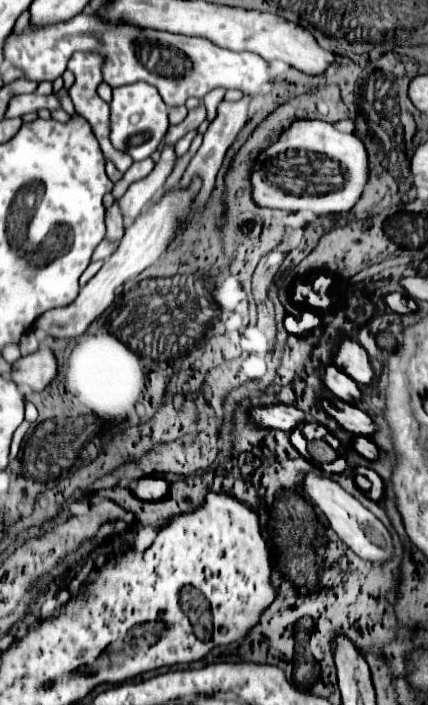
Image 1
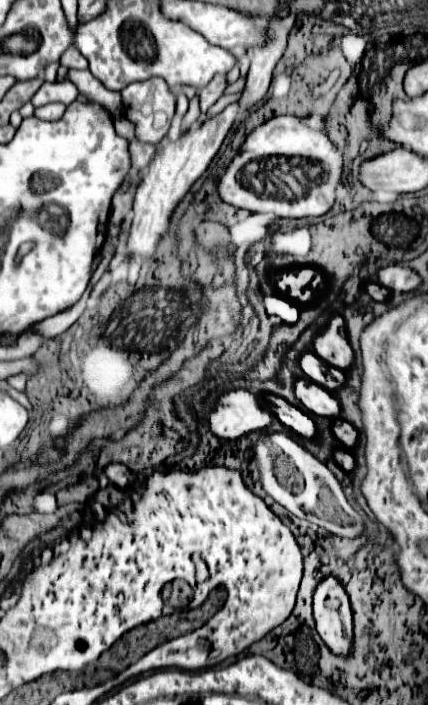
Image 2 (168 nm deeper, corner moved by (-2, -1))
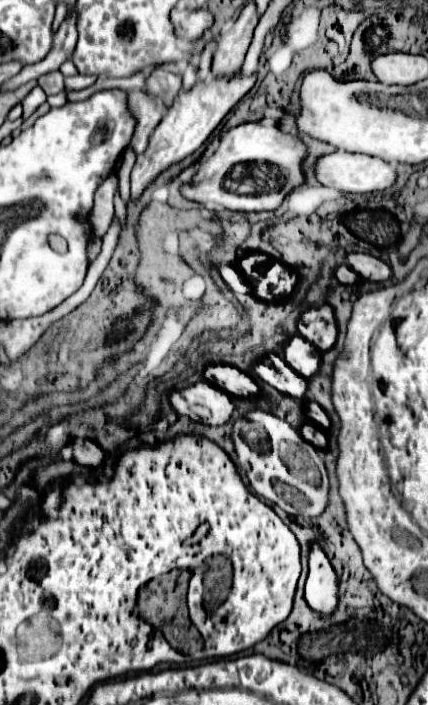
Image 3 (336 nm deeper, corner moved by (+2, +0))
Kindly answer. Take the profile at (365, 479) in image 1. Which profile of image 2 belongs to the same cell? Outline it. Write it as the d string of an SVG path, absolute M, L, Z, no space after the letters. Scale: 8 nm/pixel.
M333 449L333 459L335 459L335 463L341 465L345 471L353 471L353 467L355 467L355 461L353 461L351 453L345 451L345 449Z

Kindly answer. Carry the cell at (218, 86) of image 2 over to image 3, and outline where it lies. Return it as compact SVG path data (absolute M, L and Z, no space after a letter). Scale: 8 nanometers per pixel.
M251 2L243 8L243 12L237 18L237 22L233 24L233 28L223 32L217 38L213 66L211 66L213 78L231 76L241 68L245 52L251 44L251 36L253 36L255 26L257 26L257 10L255 10L255 4Z

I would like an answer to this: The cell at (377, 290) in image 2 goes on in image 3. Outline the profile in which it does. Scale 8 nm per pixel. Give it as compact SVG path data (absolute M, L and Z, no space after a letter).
M339 266L337 272L335 272L335 278L341 282L341 284L359 284L359 274L347 266Z

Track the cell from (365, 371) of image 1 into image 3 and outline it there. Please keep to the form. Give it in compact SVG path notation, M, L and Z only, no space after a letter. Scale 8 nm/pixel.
M323 304L321 308L311 308L305 314L301 314L297 324L299 334L311 342L319 352L327 352L337 342L337 320L333 314L333 308L329 304Z

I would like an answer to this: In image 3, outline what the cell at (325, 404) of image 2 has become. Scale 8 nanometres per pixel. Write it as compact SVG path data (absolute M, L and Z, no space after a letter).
M269 354L265 356L259 364L255 364L255 374L271 384L273 388L277 388L279 392L297 398L297 400L305 400L309 384L307 380L303 380L303 376L299 376L281 356L277 354Z

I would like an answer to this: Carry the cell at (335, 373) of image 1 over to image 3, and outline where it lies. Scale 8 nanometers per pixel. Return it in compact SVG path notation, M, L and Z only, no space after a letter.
M293 336L285 344L285 360L303 378L313 378L321 368L321 352L301 336Z

